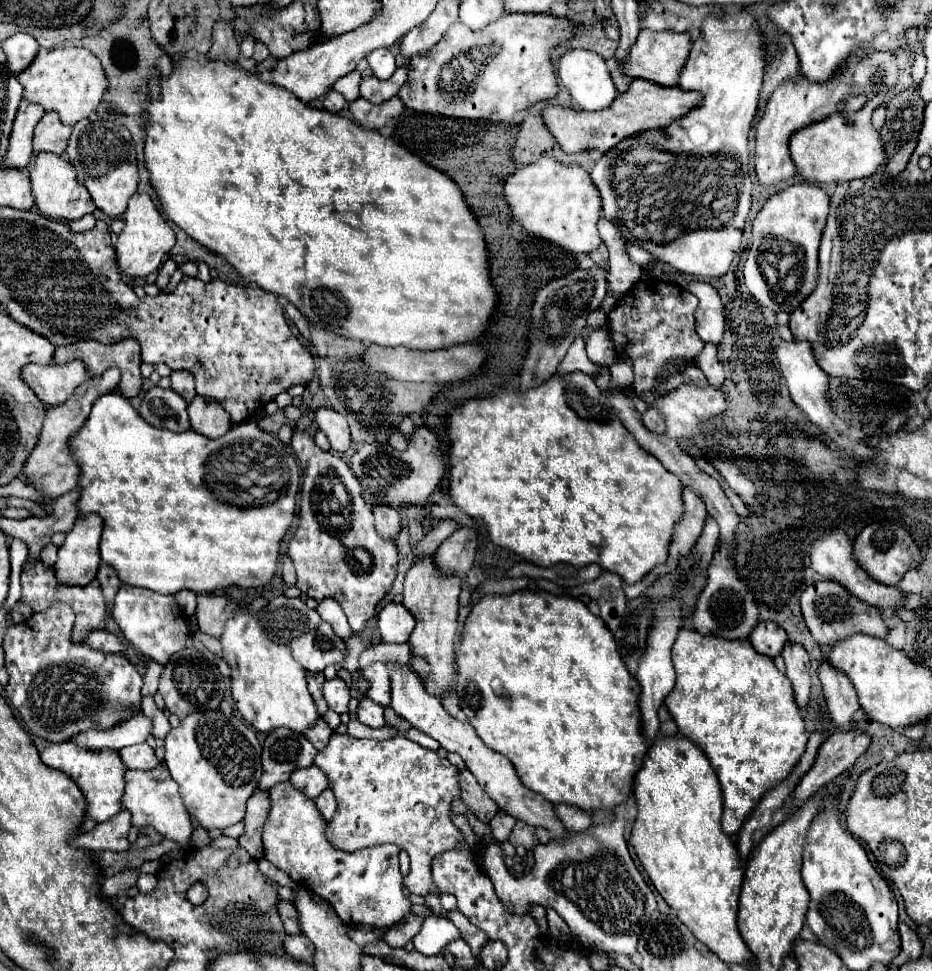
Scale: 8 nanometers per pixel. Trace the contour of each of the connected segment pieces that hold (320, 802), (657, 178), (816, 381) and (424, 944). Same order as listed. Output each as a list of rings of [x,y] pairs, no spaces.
[[[331,789],[323,791],[323,795],[319,795],[319,799],[315,799],[315,803],[317,803],[321,815],[325,817],[325,821],[331,821],[335,811],[337,811],[337,799],[335,799],[333,791]]]
[[[739,11],[723,19],[715,15],[707,17],[701,25],[699,37],[693,41],[685,65],[681,67],[677,83],[683,91],[701,93],[701,103],[669,127],[647,129],[625,137],[623,143],[609,149],[593,165],[591,179],[601,195],[601,217],[613,221],[629,243],[649,251],[657,263],[665,263],[695,277],[721,277],[727,273],[741,245],[741,229],[751,209],[753,183],[749,173],[743,169],[743,163],[747,165],[749,161],[747,141],[757,113],[763,69],[763,33],[753,25],[753,17],[747,11]]]
[[[781,341],[775,357],[781,365],[781,373],[787,381],[791,399],[797,403],[797,407],[809,417],[811,423],[815,423],[823,433],[831,433],[833,425],[833,411],[829,407],[829,393],[827,393],[827,373],[823,373],[823,369],[817,365],[813,351],[811,351],[811,343],[809,341]]]
[[[435,915],[427,917],[421,933],[413,937],[413,945],[423,955],[439,955],[451,939],[459,939],[459,929],[449,919],[439,919]]]

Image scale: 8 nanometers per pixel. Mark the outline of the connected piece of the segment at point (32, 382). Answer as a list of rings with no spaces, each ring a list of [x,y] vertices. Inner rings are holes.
[[[71,361],[65,365],[25,365],[21,371],[21,379],[25,385],[29,385],[35,395],[45,405],[57,405],[67,401],[75,387],[87,379],[87,367],[79,361]]]

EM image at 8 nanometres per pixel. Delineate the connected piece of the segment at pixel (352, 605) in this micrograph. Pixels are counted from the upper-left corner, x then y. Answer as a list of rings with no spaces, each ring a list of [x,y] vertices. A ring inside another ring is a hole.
[[[295,431],[291,447],[305,475],[297,515],[299,521],[289,541],[289,555],[297,571],[297,587],[317,601],[323,597],[335,599],[343,607],[351,629],[361,631],[395,581],[395,543],[375,533],[373,513],[367,503],[363,503],[359,483],[355,483],[353,471],[341,457],[321,451],[307,431]]]

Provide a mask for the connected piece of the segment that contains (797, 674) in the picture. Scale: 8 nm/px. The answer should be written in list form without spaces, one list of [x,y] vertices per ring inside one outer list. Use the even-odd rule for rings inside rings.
[[[787,643],[783,647],[783,659],[787,665],[785,675],[789,677],[789,681],[793,683],[793,693],[795,693],[795,701],[801,709],[807,707],[809,701],[809,687],[811,687],[811,679],[809,679],[809,665],[811,665],[811,657],[807,653],[807,649],[799,643]]]

